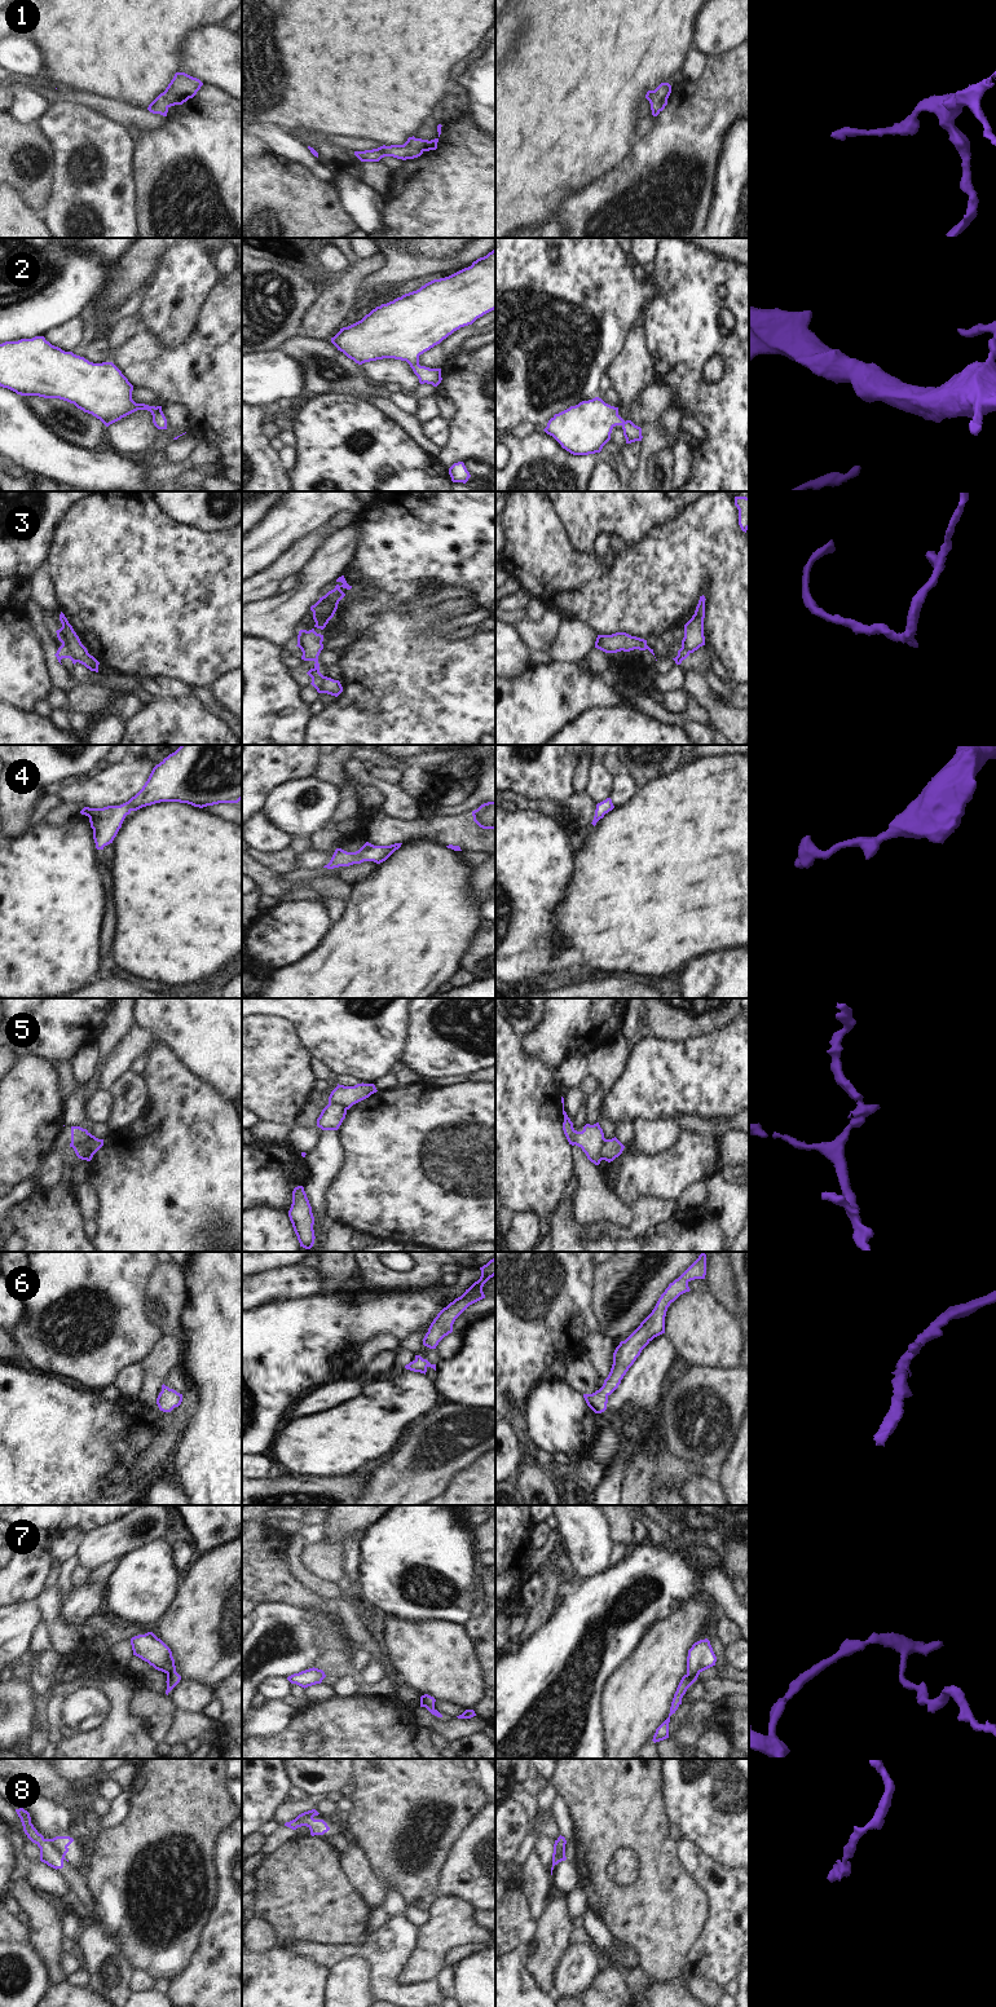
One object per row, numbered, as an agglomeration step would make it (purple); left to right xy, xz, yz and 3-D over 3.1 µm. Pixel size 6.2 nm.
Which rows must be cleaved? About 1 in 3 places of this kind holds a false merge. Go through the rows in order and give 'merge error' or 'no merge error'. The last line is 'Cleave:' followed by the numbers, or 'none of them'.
1: no merge error
2: no merge error
3: merge error
4: no merge error
5: merge error
6: no merge error
7: no merge error
8: no merge error
Cleave: 3, 5

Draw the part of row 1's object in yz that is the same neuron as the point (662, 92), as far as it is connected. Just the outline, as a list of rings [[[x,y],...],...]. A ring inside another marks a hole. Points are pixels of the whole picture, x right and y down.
[[[661,83],[655,91],[648,91],[645,98],[651,103],[652,115],[657,116],[667,105],[667,98],[671,93],[669,83]]]

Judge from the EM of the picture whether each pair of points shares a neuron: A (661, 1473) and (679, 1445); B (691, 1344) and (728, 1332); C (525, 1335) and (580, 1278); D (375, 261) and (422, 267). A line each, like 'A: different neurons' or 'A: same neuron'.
A: different neurons
B: same neuron
C: same neuron
D: different neurons

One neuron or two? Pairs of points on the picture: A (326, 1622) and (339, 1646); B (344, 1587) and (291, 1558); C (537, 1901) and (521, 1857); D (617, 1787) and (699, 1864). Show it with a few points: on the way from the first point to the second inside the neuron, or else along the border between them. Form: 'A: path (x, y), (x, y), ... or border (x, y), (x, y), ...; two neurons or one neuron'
A: path (333, 1628), (333, 1640); one neuron
B: border (335, 1583), (342, 1596); two neurons
C: border (533, 1849), (523, 1865); two neurons
D: border (677, 1843), (677, 1858), (687, 1873); two neurons

